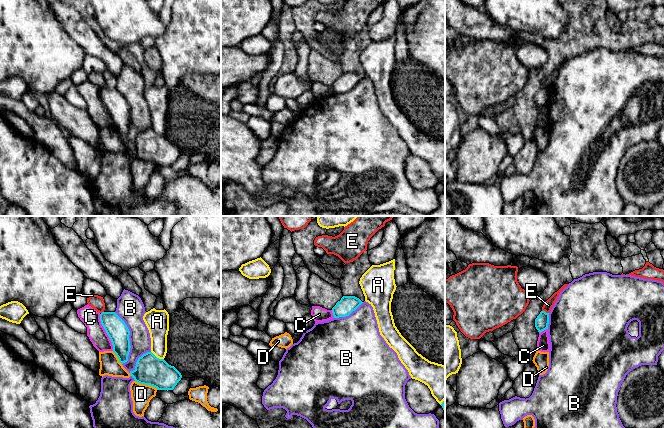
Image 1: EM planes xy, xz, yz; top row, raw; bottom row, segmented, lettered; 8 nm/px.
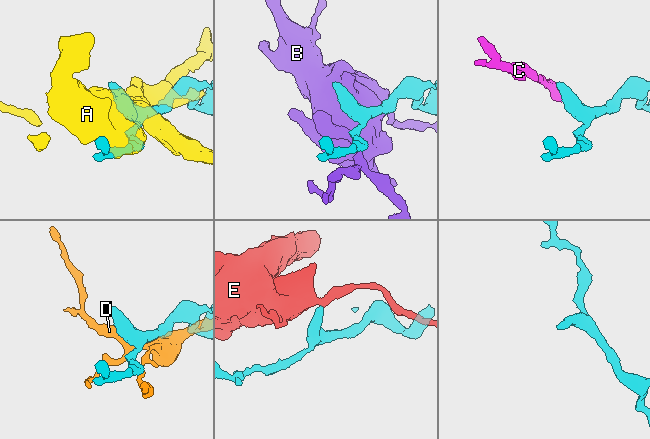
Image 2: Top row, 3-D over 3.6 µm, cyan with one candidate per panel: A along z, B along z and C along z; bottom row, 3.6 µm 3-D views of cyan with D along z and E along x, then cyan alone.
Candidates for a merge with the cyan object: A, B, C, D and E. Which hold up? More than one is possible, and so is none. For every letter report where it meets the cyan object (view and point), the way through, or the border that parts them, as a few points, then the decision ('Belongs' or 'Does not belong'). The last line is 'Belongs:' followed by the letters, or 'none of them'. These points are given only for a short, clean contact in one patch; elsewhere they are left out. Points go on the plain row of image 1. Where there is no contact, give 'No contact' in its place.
A: Touches cyan at xy (156, 133). Does not belong
B: Touches cyan at xy (129, 115). Does not belong
C: Touches cyan at xy (106, 108). Boundary: xy (99, 90), (99, 96), (111, 118), (113, 126). Does not belong
D: Touches cyan at xy (147, 160). Does not belong
E: Touches cyan at yz (544, 87). Does not belong
Belongs: none of them

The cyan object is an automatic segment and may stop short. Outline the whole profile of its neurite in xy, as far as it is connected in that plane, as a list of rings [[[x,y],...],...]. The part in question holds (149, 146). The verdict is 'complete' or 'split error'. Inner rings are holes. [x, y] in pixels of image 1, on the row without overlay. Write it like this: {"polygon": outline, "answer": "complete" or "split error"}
{"polygon": [[[147,128],[138,134],[135,145],[130,151],[140,160],[150,161],[158,166],[173,166],[181,156],[181,149],[164,135]]], "answer": "complete"}

